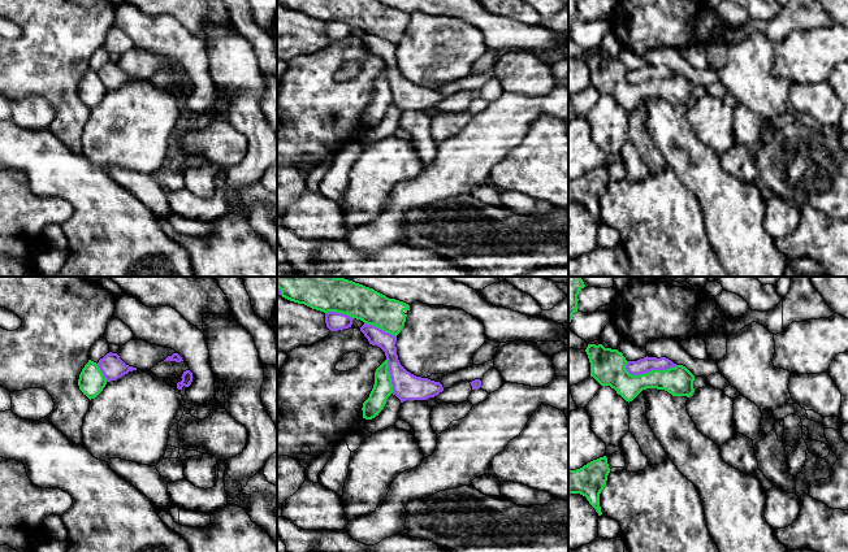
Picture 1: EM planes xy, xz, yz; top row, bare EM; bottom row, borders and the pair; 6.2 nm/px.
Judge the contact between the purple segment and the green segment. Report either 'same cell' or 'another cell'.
another cell

